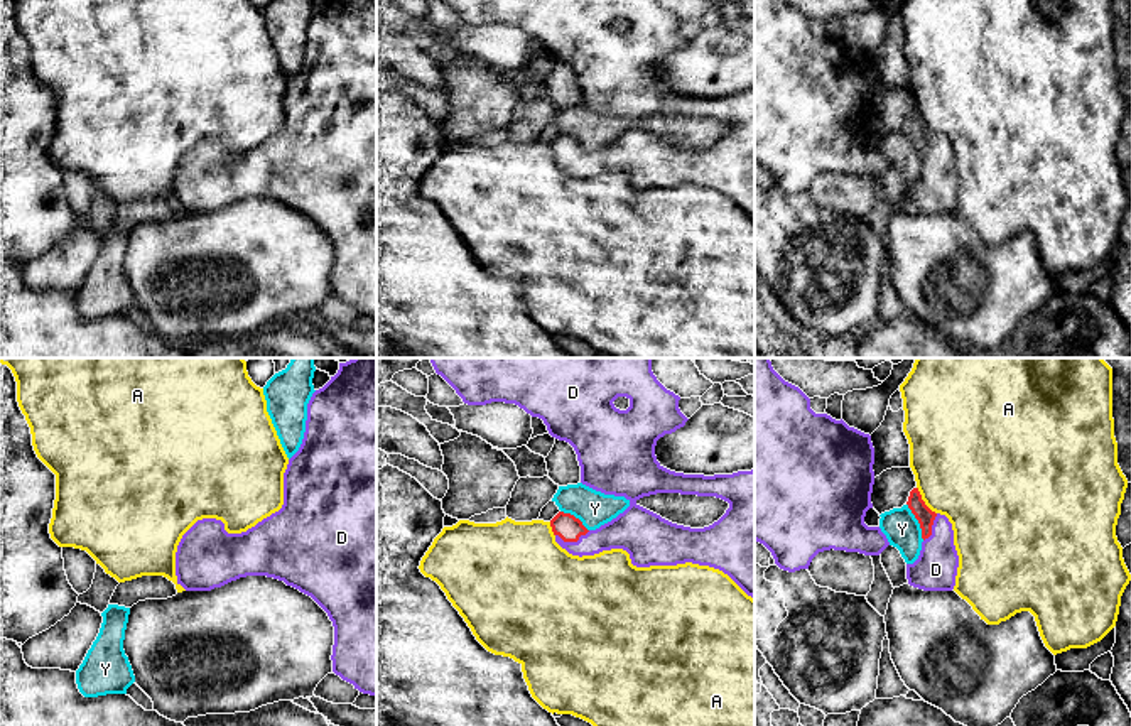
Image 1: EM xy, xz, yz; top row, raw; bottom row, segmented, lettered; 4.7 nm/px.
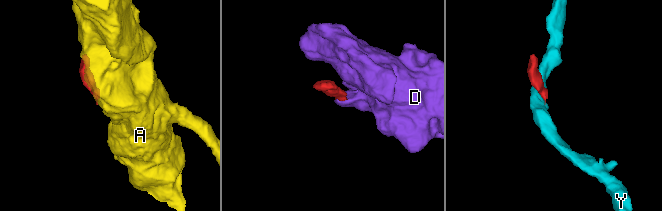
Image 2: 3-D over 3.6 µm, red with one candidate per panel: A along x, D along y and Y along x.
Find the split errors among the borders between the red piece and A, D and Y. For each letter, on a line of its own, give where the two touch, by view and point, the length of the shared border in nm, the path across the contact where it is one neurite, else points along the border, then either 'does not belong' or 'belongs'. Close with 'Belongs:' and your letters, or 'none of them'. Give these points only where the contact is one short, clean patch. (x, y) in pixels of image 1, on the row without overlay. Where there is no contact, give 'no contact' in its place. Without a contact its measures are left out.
A: contact yz (922, 122); length 160 nm; does not belong
D: contact xz (573, 162); length 170 nm; way xz (568, 149), (573, 162), (598, 162), (623, 154); belongs
Y: contact yz (919, 144); length 190 nm; border yz (907, 125), (924, 161); does not belong
Belongs: D

